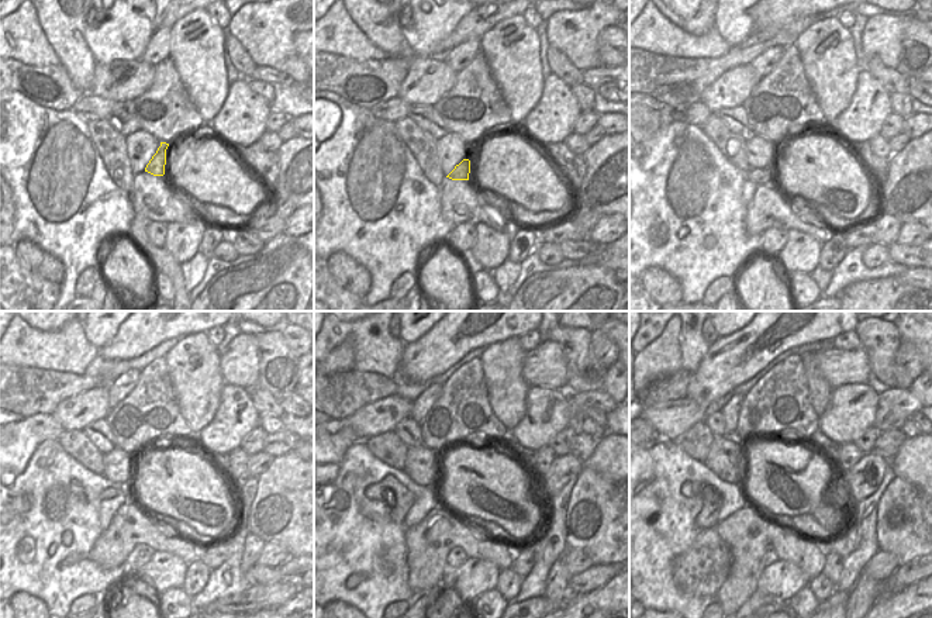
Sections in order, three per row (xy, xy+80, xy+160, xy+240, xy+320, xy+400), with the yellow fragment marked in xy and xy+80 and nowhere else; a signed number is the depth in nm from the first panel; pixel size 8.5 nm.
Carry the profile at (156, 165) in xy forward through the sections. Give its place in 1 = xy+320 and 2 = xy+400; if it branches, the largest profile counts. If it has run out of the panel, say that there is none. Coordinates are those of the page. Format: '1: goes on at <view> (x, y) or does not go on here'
1: goes on at xy+320 (399, 499)
2: goes on at xy+400 (707, 517)

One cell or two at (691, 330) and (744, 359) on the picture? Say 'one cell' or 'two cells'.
two cells

